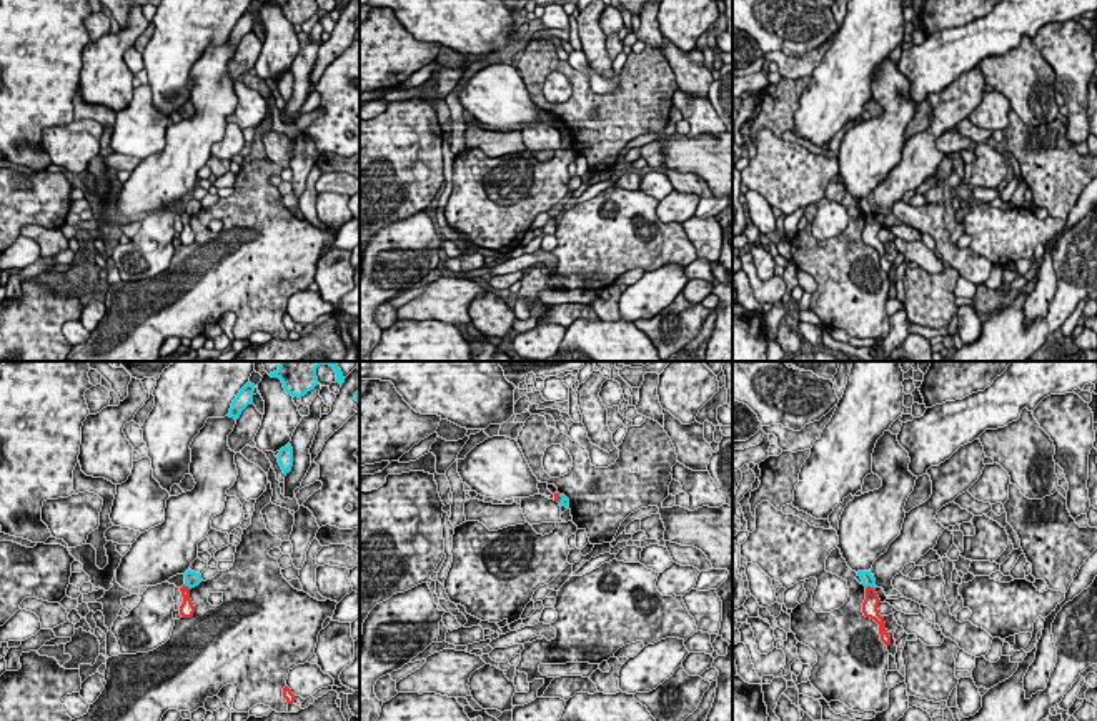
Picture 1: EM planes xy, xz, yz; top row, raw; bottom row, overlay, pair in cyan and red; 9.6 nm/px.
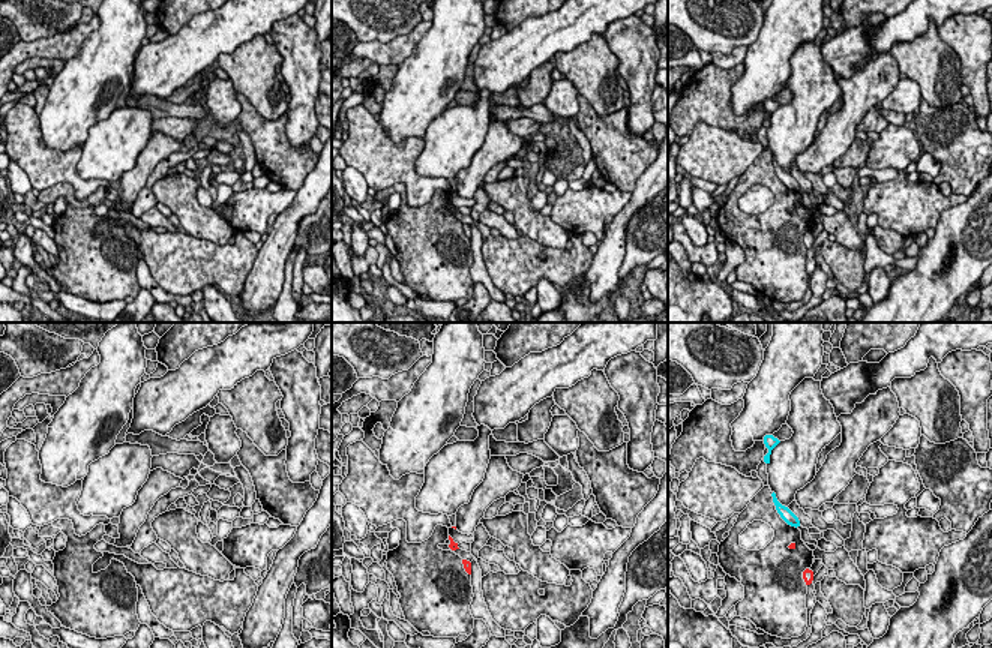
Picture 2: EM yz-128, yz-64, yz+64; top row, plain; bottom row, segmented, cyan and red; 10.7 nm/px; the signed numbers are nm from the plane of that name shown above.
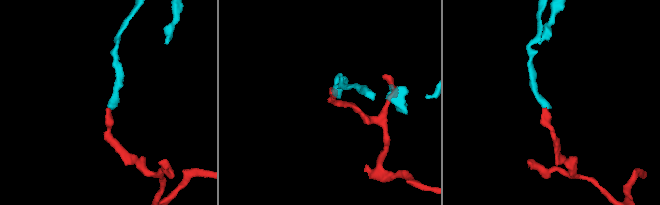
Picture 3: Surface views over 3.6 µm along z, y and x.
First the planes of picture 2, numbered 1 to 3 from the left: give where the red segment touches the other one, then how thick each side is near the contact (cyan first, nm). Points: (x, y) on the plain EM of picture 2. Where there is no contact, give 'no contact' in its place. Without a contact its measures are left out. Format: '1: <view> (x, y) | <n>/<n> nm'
1: no contact
2: no contact
3: no contact

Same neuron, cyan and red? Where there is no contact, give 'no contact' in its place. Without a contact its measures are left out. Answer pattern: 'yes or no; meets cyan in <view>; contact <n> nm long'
no; meets cyan in yz; contact 80 nm long

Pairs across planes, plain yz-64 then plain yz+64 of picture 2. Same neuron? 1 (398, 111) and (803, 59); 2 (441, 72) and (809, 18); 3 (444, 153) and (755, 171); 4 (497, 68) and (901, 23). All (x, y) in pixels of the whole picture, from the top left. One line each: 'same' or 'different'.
1: different
2: same
3: different
4: same

